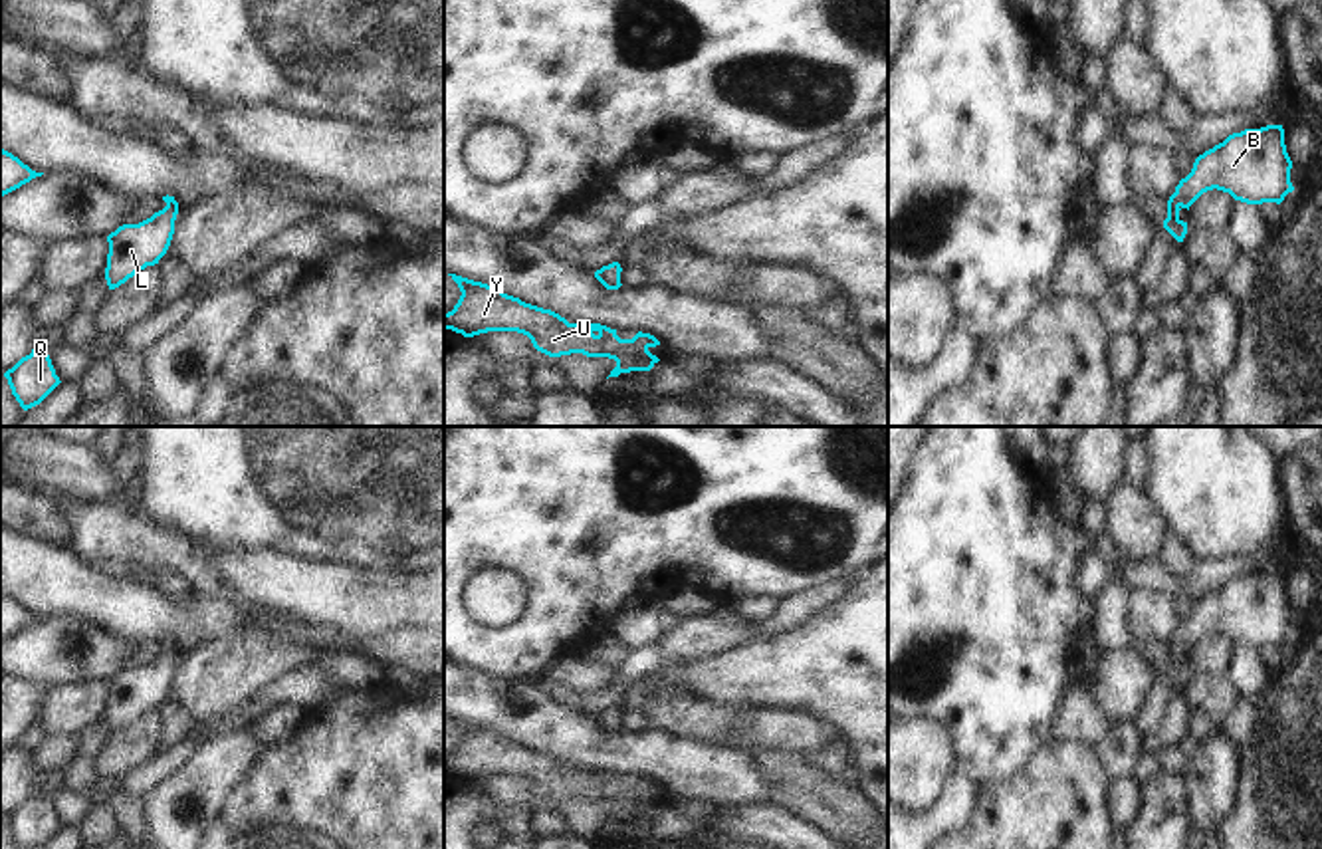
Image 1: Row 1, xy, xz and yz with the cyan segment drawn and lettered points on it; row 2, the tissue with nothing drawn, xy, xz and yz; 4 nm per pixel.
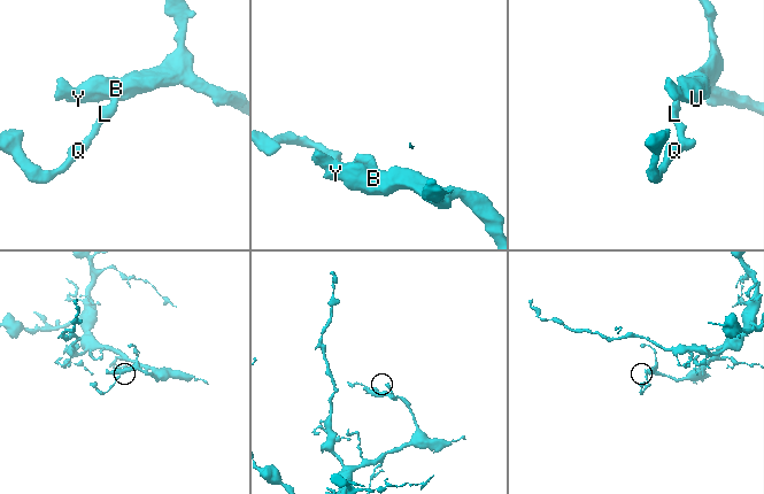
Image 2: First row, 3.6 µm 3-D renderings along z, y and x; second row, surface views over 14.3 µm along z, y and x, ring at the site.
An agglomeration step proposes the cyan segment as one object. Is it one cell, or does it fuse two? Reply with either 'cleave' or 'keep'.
keep

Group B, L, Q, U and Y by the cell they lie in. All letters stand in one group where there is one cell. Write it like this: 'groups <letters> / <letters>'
groups B L Q U Y

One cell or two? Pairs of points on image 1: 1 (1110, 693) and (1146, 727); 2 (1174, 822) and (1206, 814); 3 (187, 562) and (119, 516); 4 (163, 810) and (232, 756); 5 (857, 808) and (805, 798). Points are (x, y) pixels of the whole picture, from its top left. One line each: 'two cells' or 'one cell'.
1: two cells
2: two cells
3: one cell
4: one cell
5: one cell

